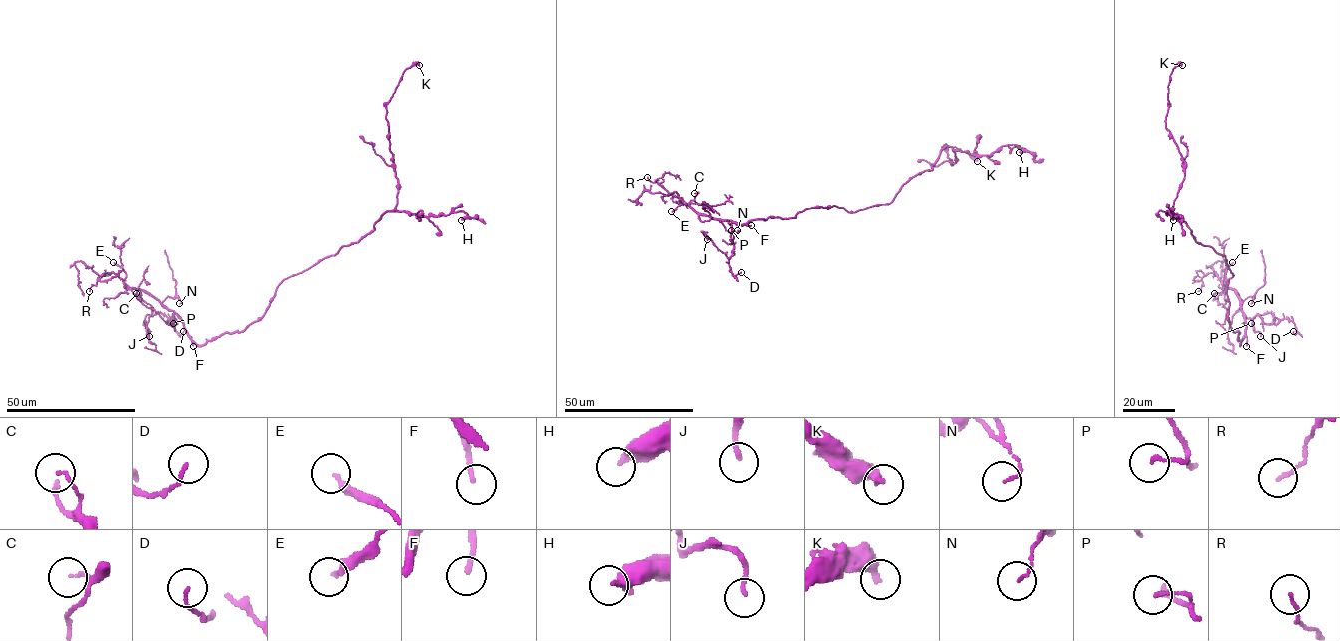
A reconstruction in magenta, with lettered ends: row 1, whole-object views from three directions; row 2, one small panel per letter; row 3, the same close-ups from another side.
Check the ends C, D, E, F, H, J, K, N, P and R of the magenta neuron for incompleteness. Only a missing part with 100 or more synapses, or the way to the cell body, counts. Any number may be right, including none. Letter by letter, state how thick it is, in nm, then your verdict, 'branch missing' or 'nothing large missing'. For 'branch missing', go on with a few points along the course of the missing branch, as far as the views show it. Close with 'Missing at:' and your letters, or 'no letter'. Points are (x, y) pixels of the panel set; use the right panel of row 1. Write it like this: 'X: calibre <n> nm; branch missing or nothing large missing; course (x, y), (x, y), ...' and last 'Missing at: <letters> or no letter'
C: calibre 100 nm; nothing large missing
D: calibre 120 nm; nothing large missing
E: calibre 240 nm; nothing large missing
F: calibre 160 nm; branch missing
H: calibre 280 nm; nothing large missing
J: calibre 150 nm; nothing large missing
K: calibre 380 nm; nothing large missing
N: calibre 90 nm; nothing large missing
P: calibre 130 nm; nothing large missing
R: calibre 110 nm; nothing large missing
Missing at: F

